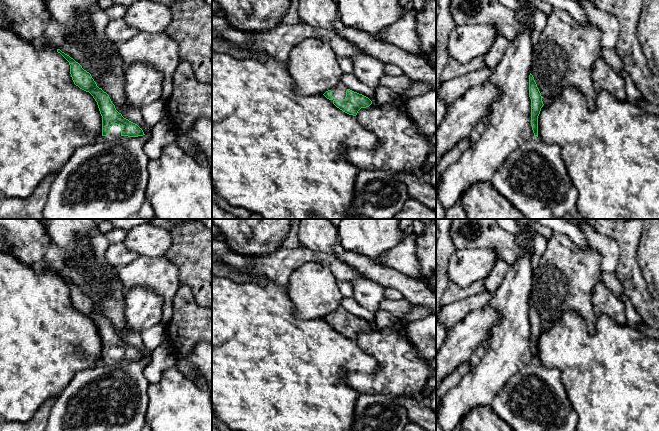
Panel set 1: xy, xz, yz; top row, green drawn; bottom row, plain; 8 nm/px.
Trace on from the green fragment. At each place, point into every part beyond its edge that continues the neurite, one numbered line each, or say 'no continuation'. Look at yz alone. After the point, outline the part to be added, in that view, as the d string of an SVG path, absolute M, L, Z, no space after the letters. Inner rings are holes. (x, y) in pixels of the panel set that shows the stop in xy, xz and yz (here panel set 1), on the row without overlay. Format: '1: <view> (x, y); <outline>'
no continuation

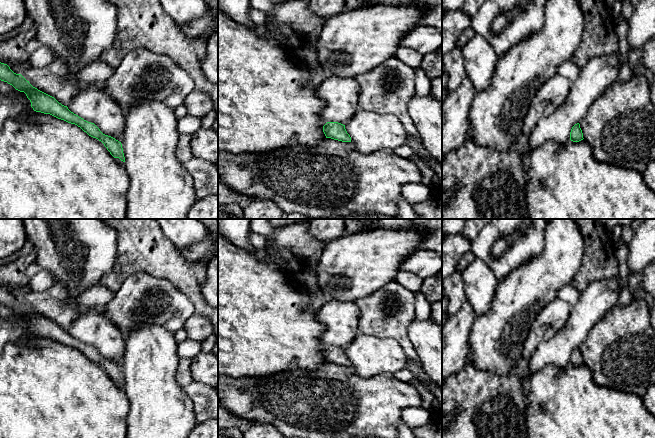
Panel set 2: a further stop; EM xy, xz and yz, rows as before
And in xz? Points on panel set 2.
no continuation

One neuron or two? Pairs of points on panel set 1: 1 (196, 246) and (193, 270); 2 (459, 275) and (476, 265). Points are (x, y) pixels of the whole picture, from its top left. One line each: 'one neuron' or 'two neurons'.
1: one neuron
2: one neuron

